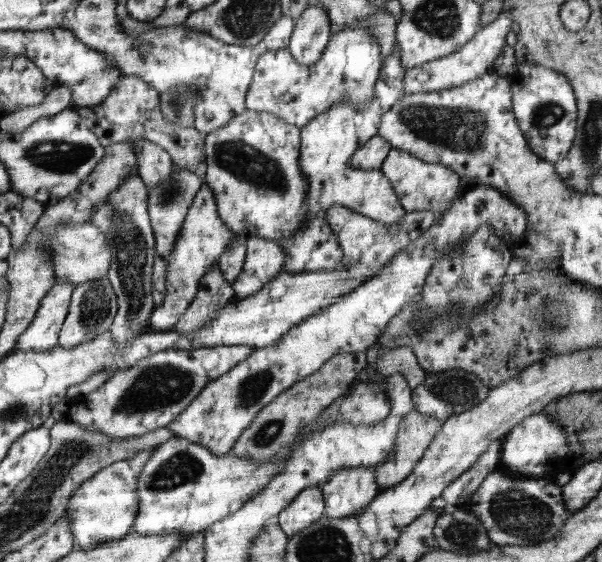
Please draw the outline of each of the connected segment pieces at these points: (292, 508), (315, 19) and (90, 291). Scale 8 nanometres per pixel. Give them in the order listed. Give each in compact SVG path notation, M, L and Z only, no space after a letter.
M320 486L304 489L290 505L286 505L279 514L279 523L283 531L294 536L308 526L320 520L326 514L326 498Z
M316 1L308 4L302 16L295 19L295 30L288 50L300 66L312 66L323 58L330 40L331 19L328 18L328 10Z
M108 276L86 281L74 287L69 314L59 334L59 347L70 350L84 342L92 341L100 334L108 333L114 316L119 313L119 304L116 304L117 295L112 287Z

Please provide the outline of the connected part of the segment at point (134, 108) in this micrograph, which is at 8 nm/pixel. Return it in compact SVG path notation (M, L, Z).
M124 75L101 104L96 104L91 108L74 106L71 108L83 117L84 124L95 132L96 138L105 148L112 143L128 142L136 137L144 137L166 150L173 164L178 167L184 167L200 176L205 172L207 166L204 153L205 135L195 127L182 127L168 121L162 113L159 90L136 75Z

